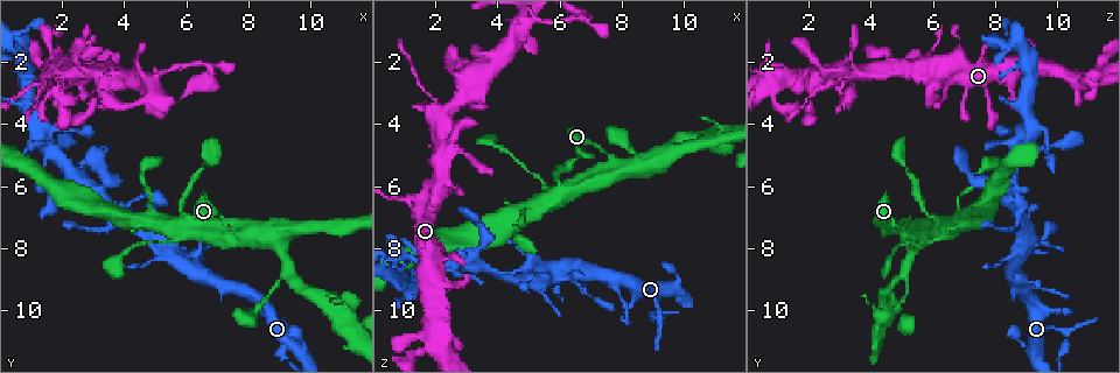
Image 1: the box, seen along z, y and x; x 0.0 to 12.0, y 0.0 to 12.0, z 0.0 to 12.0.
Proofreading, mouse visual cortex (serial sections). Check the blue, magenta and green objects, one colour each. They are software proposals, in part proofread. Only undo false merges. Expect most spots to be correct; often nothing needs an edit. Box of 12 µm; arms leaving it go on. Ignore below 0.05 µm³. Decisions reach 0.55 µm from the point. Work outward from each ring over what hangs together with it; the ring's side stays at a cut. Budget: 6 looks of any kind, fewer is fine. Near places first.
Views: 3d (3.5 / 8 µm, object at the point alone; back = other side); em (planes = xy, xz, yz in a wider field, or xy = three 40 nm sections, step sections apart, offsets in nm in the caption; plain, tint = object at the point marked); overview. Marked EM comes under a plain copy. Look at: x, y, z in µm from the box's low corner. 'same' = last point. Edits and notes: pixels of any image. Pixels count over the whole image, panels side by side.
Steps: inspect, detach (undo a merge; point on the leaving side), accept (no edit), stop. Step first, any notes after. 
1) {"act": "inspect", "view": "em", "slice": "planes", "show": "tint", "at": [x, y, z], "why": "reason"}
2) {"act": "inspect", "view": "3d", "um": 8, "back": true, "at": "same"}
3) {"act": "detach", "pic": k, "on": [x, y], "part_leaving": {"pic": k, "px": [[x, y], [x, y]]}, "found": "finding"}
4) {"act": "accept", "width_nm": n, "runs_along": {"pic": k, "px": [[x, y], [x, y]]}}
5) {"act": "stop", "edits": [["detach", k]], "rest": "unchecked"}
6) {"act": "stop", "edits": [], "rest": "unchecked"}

{"act": "inspect", "view": "3d", "um": 3.5, "at": [5.4, 7.7, 5.8], "why": "thick turns thin"}

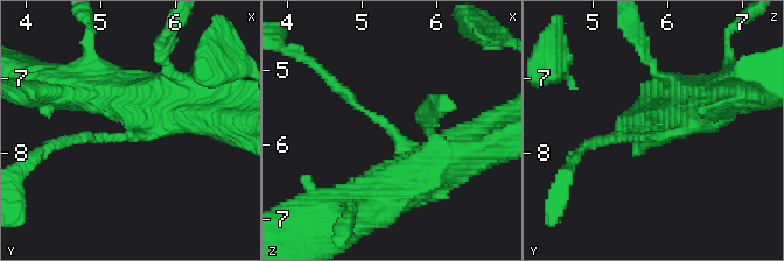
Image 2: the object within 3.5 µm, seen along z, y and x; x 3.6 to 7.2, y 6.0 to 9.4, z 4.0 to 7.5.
{"act": "accept", "runs_along": {"pic": 2, "px": [[438, 164], [330, 80]]}, "found": "all the same cell"}

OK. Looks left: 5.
{"act": "inspect", "view": "3d", "um": 3.5, "at": [6.7, 7.8, 9.3], "why": "thin neck"}

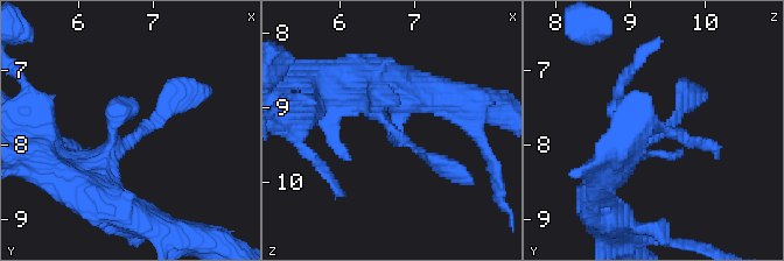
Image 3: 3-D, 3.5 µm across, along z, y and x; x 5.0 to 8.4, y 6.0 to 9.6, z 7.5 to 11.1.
{"act": "inspect", "view": "em", "slice": "xy", "step": 2, "show": "tint", "at": [6.70, 7.90, 9.30]}

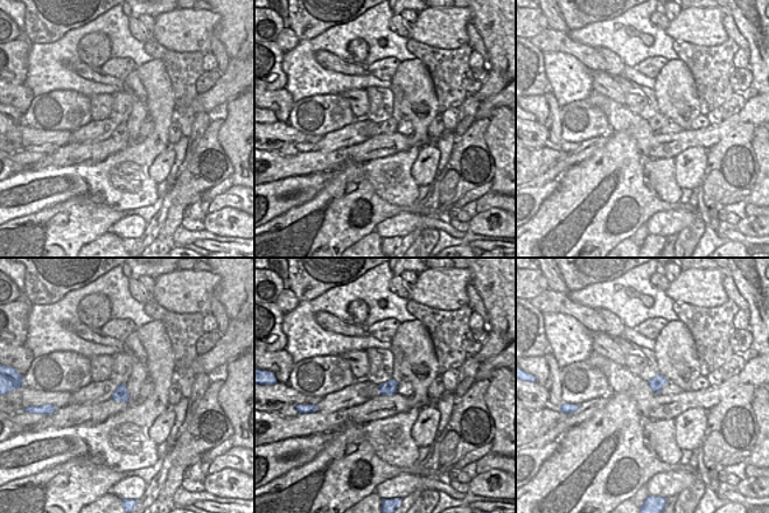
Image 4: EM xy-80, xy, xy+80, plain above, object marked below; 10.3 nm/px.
{"act": "inspect", "view": "em", "slice": "xy", "step": 1, "show": "tint", "at": "same", "why": "cut it another way"}

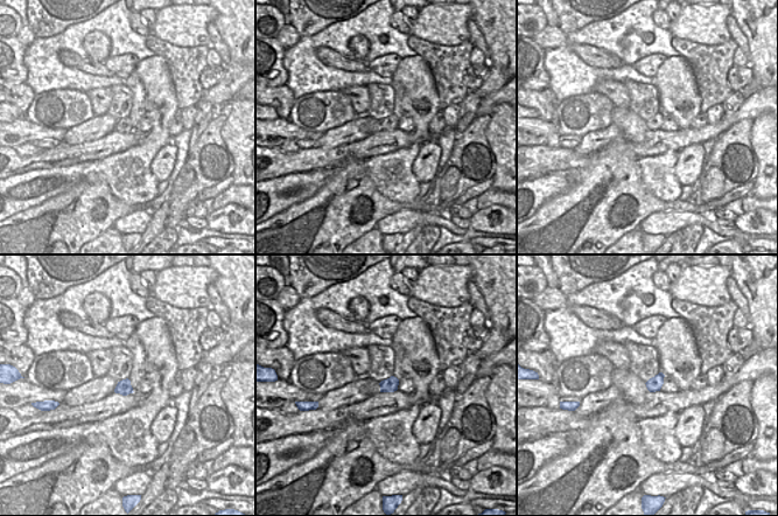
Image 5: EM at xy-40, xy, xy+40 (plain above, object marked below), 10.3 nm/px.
{"act": "accept", "width_nm": 150, "runs_along": {"pic": 3, "px": [[596, 191], [688, 94]]}, "found": "continuous, no second cell"}

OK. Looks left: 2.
{"act": "inspect", "view": "3d", "um": 3.5, "at": [4.1, 7.0, 8.8], "why": "looks like a crossing"}

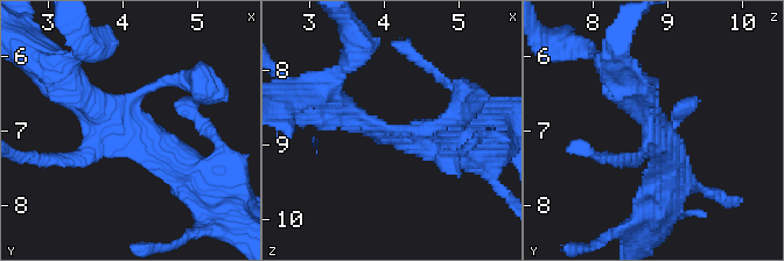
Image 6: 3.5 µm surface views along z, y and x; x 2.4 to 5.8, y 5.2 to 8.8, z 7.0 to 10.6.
{"act": "inspect", "view": "em", "slice": "planes", "show": "tint", "at": [4.10, 7.00, 8.85], "arms": 4, "arm_widths_nm": [150, 150, 300, 350]}

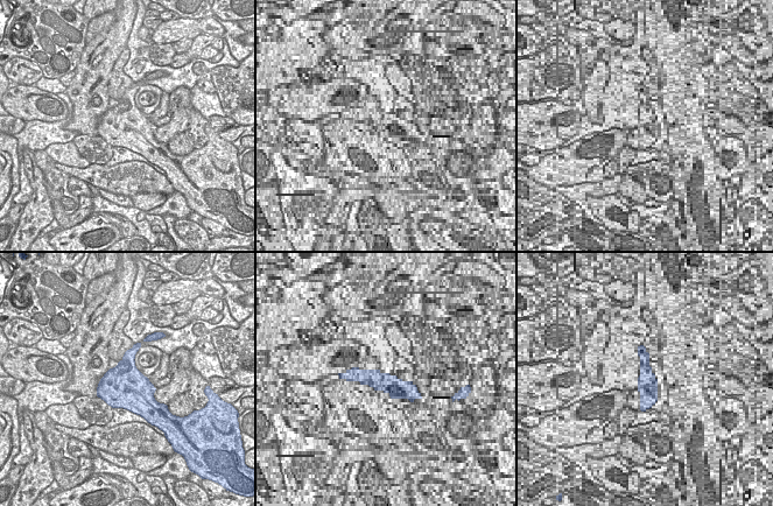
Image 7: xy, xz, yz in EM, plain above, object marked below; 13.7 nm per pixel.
{"act": "accept", "runs_along": {"pic": 6, "px": [[195, 171], [105, 121], [74, 90]]}, "found": "all the same cell"}

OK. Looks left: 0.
{"act": "stop", "edits": [], "rest": "unchecked"}

